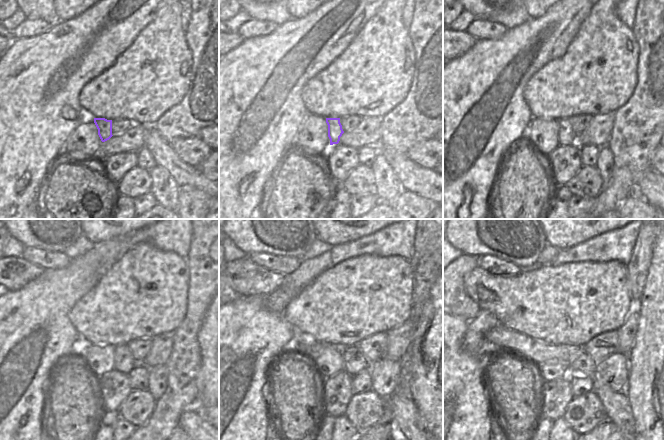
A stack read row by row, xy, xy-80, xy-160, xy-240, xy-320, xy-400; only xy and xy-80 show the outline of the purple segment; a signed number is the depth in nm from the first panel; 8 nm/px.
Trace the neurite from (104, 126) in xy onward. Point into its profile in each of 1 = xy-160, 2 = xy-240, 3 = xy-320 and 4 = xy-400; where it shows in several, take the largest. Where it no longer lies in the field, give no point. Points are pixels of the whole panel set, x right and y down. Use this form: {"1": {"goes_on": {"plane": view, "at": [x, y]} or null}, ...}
{"1": {"goes_on": {"plane": "xy-160", "at": [566, 137]}}, "2": {"goes_on": {"plane": "xy-240", "at": [124, 362]}}, "3": {"goes_on": {"plane": "xy-320", "at": [354, 361]}}, "4": {"goes_on": {"plane": "xy-400", "at": [583, 365]}}}

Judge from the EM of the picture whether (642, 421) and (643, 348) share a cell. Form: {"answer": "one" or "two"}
{"answer": "one"}

